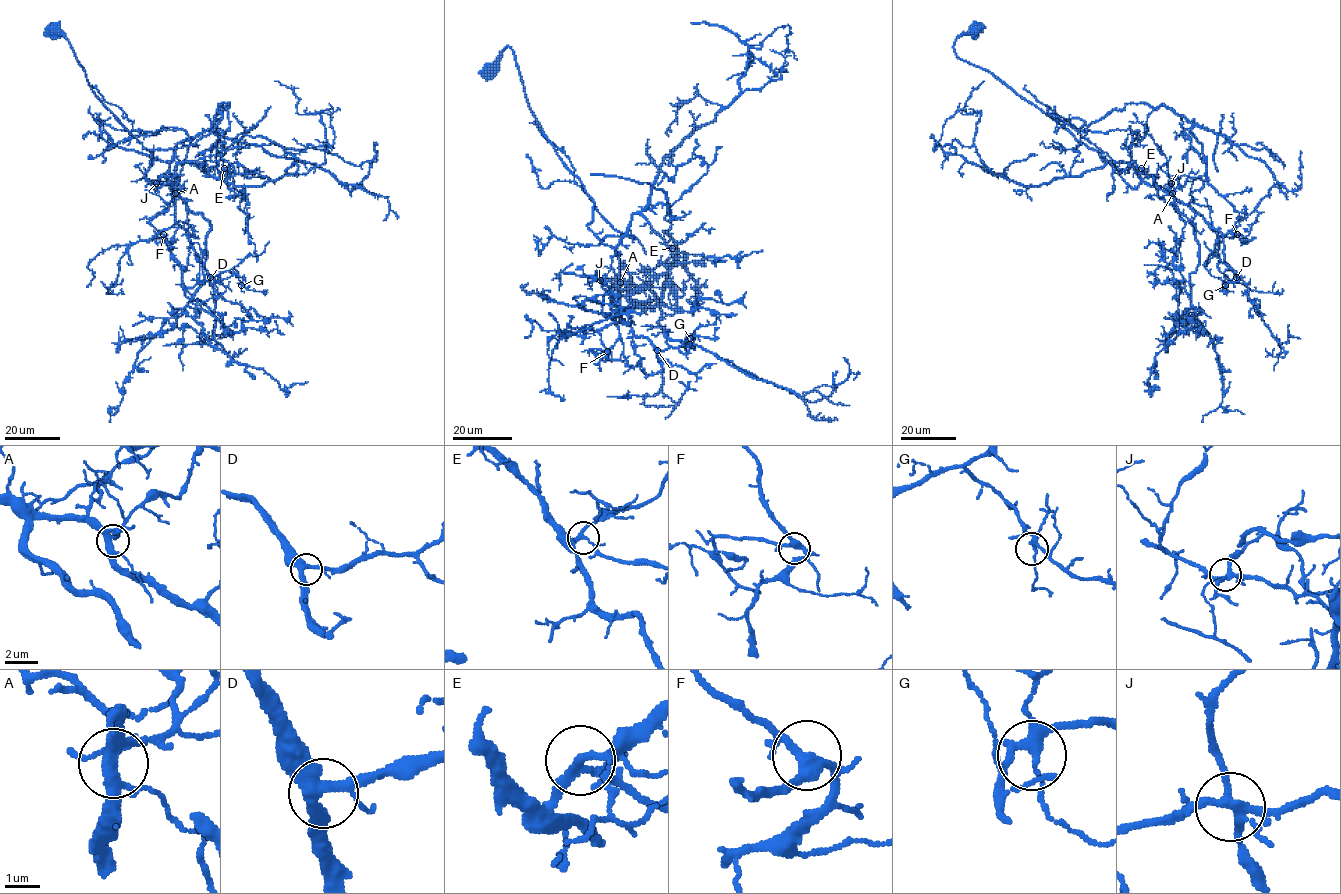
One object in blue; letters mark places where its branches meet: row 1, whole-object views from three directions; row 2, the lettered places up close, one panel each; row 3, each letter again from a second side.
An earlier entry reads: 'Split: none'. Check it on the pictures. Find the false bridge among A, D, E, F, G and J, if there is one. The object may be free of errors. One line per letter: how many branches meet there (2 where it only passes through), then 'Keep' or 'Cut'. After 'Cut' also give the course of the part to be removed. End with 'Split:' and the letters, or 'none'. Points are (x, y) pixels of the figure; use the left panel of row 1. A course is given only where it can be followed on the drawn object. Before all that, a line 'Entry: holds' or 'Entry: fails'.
Entry: fails
A: Branches: 5. Keep
D: Branches: 4. Keep
E: Branches: 4. Keep
F: Branches: 4. Keep
G: Branches: 4. Keep
J: Branches: 5. Cut. Course of the part to remove: (156, 183), (174, 148), (212, 125), (221, 136), (315, 164), (344, 184), (385, 196), (383, 220)
Split: J

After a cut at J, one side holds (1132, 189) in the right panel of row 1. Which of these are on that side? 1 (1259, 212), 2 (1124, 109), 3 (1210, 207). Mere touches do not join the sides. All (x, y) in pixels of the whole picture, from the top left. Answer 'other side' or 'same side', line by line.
1: other side
2: other side
3: same side

